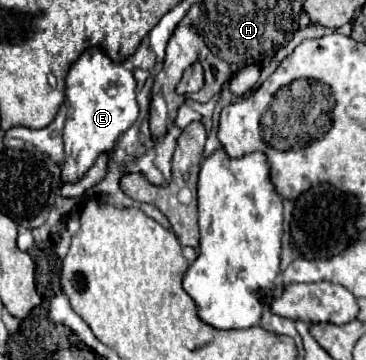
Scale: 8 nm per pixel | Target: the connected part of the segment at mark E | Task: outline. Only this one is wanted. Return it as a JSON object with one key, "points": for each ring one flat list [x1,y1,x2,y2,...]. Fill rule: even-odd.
{"points":[[100,48,84,52,70,68,66,76,66,100,68,118,64,126,64,162,62,162,62,184,78,182,96,162,102,152,114,148,118,136,122,136,138,118,136,104,136,80,132,70,124,64,114,64],[116,84,118,94,108,96,106,88]]}

